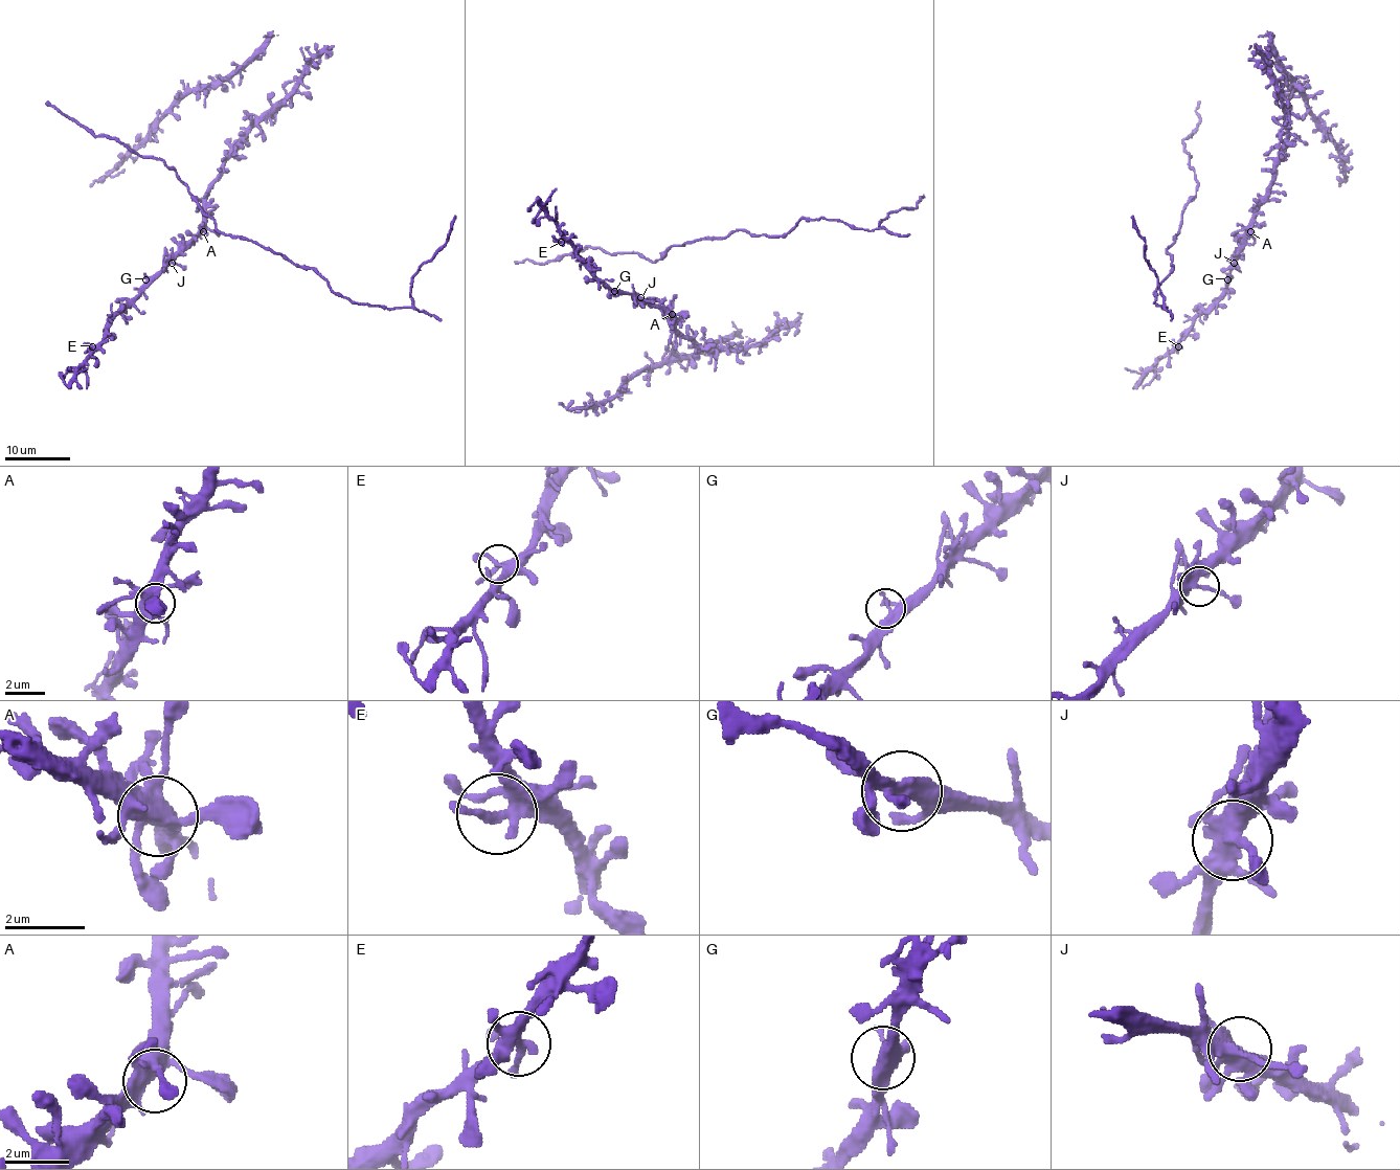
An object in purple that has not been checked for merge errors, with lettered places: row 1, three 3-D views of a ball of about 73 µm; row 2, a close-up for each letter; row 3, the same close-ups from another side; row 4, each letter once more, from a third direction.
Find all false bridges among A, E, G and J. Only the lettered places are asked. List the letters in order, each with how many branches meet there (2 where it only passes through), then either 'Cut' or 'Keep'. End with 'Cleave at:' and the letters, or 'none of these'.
A: Branches: 7. Keep
E: Branches: 3. Keep
G: Branches: 3. Keep
J: Branches: 6. Keep
Cleave at: none of these

